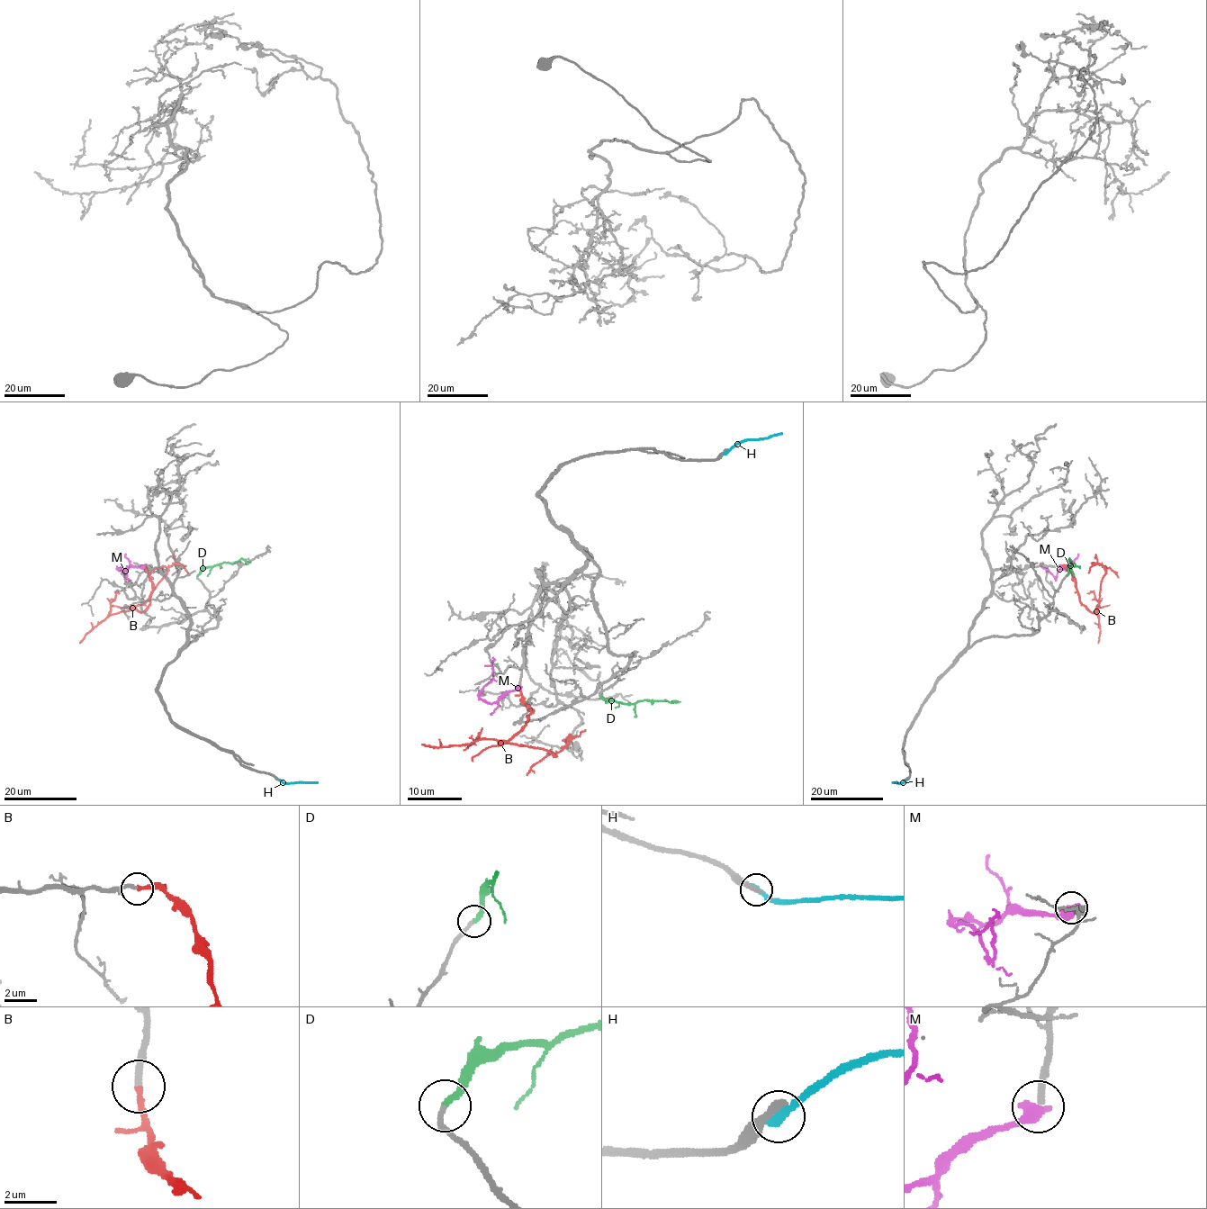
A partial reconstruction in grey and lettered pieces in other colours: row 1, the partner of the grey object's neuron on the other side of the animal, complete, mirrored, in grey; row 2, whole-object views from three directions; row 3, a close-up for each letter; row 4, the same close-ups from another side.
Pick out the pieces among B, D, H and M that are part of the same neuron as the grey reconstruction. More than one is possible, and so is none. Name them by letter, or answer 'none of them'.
B, D

